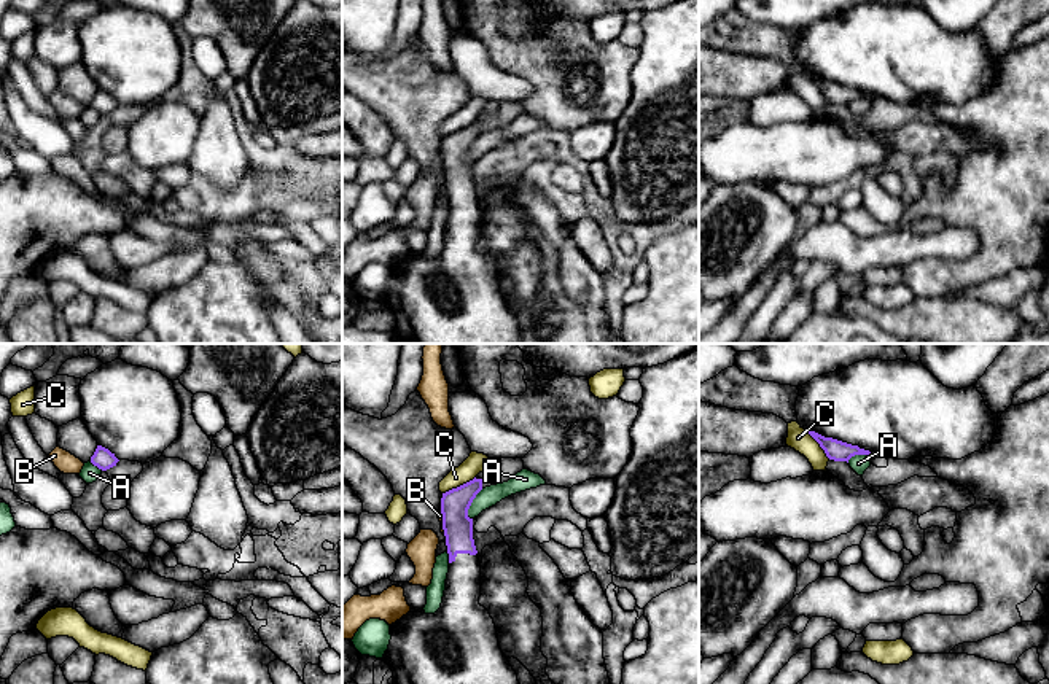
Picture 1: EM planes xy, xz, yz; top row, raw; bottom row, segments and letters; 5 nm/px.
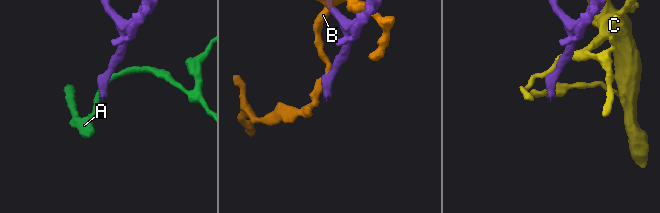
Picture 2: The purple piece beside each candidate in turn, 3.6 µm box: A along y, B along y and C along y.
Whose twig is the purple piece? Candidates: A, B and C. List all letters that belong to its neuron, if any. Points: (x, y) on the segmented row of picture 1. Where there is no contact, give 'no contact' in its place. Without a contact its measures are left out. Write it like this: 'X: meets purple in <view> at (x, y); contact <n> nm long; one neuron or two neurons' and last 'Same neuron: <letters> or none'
A: meets purple in xz at (470, 505); contact 170 nm long; two neurons
B: meets purple in xz at (443, 520); contact 150 nm long; two neurons
C: meets purple in xz at (460, 485); contact 190 nm long; two neurons
Same neuron: none

